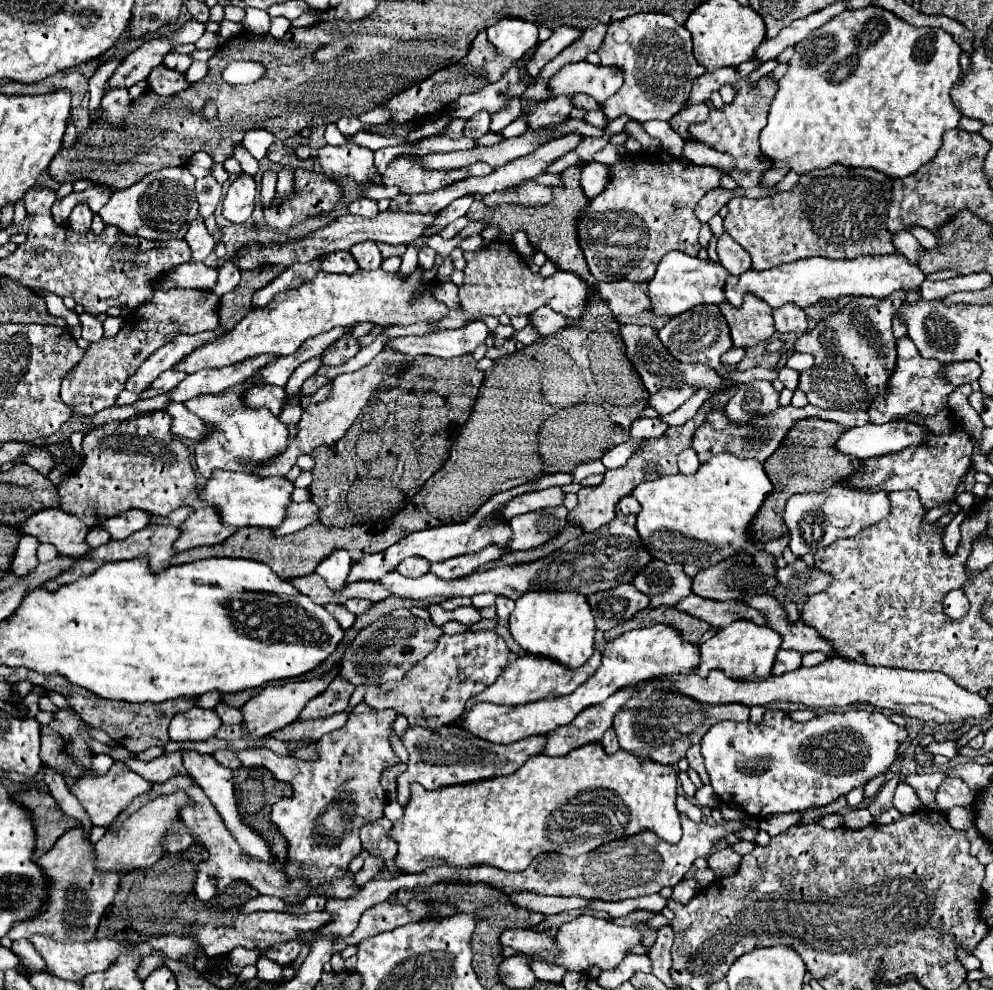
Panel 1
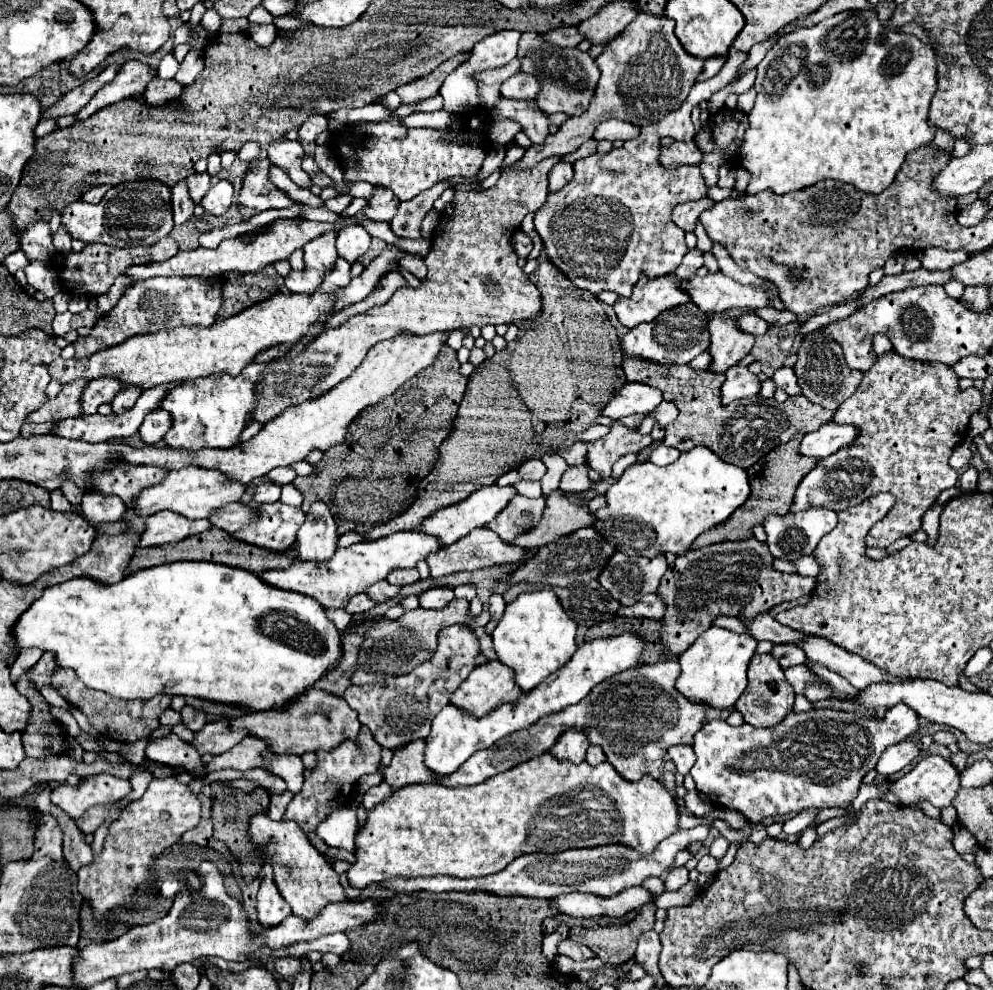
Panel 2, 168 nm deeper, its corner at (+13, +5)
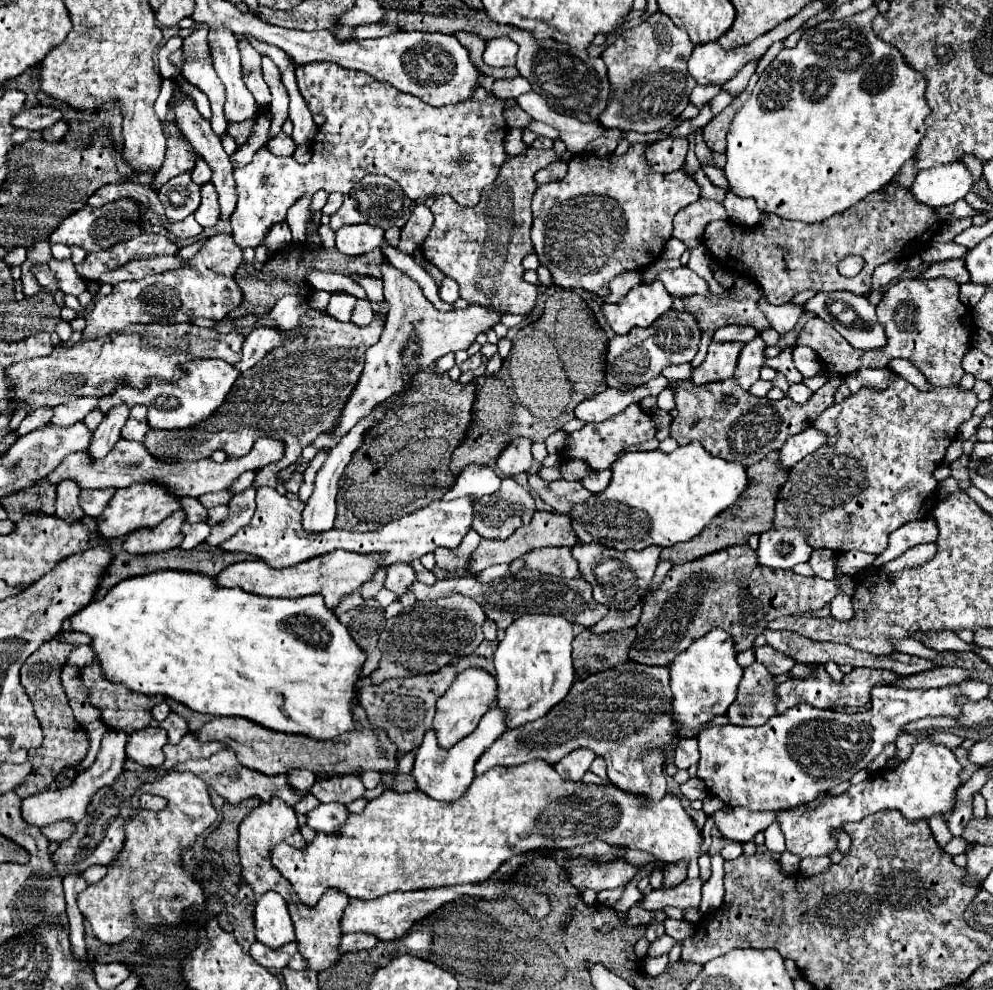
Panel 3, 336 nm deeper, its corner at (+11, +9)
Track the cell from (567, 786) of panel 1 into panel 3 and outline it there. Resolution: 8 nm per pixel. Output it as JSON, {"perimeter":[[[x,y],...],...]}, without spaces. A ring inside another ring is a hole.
{"perimeter":[[[531,761],[517,767],[493,767],[489,773],[475,777],[465,795],[453,803],[431,799],[423,791],[397,793],[387,789],[377,799],[369,801],[363,813],[349,815],[339,839],[333,835],[317,833],[313,843],[309,843],[305,849],[293,849],[287,843],[279,843],[271,851],[271,861],[295,887],[299,899],[313,907],[331,887],[345,891],[349,897],[375,899],[391,891],[417,891],[459,883],[481,883],[487,881],[503,861],[519,853],[543,847],[581,847],[597,839],[611,847],[647,851],[663,863],[689,859],[689,877],[699,876],[701,831],[691,821],[677,795],[665,793],[661,801],[653,801],[651,797],[637,797],[617,789],[609,781],[595,777],[591,771],[587,771],[581,781],[565,781],[553,769],[553,765],[545,761]]]}

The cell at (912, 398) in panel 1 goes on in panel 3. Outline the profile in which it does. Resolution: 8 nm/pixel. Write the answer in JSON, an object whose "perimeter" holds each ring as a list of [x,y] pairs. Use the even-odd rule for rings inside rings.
{"perimeter":[[[891,371],[887,389],[877,391],[873,387],[863,387],[857,393],[851,393],[845,401],[831,405],[813,423],[829,435],[829,443],[791,469],[775,505],[773,527],[801,527],[809,533],[809,545],[817,549],[831,549],[835,553],[857,549],[881,555],[891,531],[921,519],[937,505],[939,497],[933,471],[943,463],[947,447],[957,439],[959,425],[973,417],[977,403],[975,391],[963,391],[959,385],[931,385],[929,391],[919,391]]]}

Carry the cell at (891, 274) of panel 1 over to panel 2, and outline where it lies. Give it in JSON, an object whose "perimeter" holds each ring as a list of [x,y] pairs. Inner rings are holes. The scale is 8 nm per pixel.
{"perimeter":[[[723,273],[717,275],[691,275],[677,281],[677,287],[683,289],[691,303],[695,303],[703,313],[723,313],[731,307],[739,307],[743,311],[755,307],[771,307],[769,295],[761,287],[745,287]]]}

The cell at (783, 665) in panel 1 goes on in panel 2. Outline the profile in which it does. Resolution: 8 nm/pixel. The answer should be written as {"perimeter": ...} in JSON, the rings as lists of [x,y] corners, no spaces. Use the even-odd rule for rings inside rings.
{"perimeter":[[[769,653],[753,655],[753,659],[749,661],[747,677],[749,677],[747,689],[735,703],[735,711],[739,711],[743,715],[743,721],[753,727],[773,727],[773,725],[781,723],[793,711],[795,691],[789,685],[789,681],[785,679],[779,663]]]}

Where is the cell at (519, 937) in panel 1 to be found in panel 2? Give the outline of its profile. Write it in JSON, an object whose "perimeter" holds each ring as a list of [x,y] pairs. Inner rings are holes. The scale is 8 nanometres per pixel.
{"perimeter":[[[571,939],[561,941],[559,953],[571,957],[573,961],[587,961],[587,959],[593,959],[593,957],[595,957],[595,953],[593,953],[589,947],[585,947],[585,945],[581,945],[581,943],[575,943],[575,941],[571,941]]]}

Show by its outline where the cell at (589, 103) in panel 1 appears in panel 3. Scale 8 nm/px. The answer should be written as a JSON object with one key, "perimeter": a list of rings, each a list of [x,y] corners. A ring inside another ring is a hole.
{"perimeter":[[[525,31],[511,33],[509,37],[519,45],[515,67],[519,69],[521,77],[533,85],[533,91],[553,107],[553,111],[567,113],[579,121],[595,121],[599,117],[611,97],[607,67],[601,57],[591,57],[585,49],[569,49],[569,45],[563,41],[537,41],[531,33]]]}

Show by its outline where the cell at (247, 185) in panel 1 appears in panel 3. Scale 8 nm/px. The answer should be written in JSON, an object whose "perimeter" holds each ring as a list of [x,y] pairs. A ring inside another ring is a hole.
{"perimeter":[[[211,183],[201,187],[201,205],[195,213],[195,219],[203,227],[213,227],[219,219],[219,209],[217,209],[217,189],[213,189]]]}

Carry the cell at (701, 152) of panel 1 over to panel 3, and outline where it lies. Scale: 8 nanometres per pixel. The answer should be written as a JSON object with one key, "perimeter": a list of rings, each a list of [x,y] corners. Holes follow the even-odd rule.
{"perimeter":[[[665,137],[647,147],[645,157],[655,173],[673,173],[685,163],[689,141],[685,137]]]}

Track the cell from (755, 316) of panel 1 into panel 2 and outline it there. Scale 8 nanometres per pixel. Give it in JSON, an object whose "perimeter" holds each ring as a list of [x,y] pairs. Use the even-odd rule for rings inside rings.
{"perimeter":[[[715,313],[709,321],[709,333],[711,333],[711,365],[709,371],[713,373],[725,373],[727,369],[735,367],[743,357],[749,355],[753,349],[755,339],[747,337],[747,333],[739,333],[735,329],[735,319],[727,319],[721,313]]]}

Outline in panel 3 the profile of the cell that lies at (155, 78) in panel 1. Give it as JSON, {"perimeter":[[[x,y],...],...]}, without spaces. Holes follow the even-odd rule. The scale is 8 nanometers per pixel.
{"perimeter":[[[181,95],[181,97],[173,97],[169,101],[169,107],[175,115],[175,123],[179,125],[179,129],[183,131],[183,135],[193,143],[193,147],[201,153],[201,157],[205,159],[205,163],[213,169],[213,185],[217,187],[217,193],[219,193],[219,205],[221,205],[221,215],[223,217],[229,217],[233,213],[233,207],[235,207],[235,201],[237,201],[237,195],[235,195],[235,179],[233,179],[233,167],[231,167],[231,161],[229,161],[229,155],[223,151],[223,145],[221,145],[221,139],[213,133],[211,129],[211,121],[205,119],[199,111],[197,111],[197,105],[195,101],[189,97],[189,95]]]}

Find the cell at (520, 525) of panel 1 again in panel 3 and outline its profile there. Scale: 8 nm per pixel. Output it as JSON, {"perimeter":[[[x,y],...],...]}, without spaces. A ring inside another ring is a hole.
{"perimeter":[[[505,477],[497,493],[479,497],[475,503],[473,529],[485,539],[507,539],[515,529],[527,525],[533,513],[533,495],[515,479]]]}

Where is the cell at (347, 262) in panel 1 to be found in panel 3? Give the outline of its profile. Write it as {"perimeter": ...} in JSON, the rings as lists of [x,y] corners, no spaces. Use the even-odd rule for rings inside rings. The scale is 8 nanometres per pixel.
{"perimeter":[[[369,175],[363,181],[359,181],[347,195],[345,201],[341,205],[341,209],[337,213],[331,215],[331,223],[329,227],[333,231],[337,231],[343,225],[355,225],[355,223],[367,223],[367,225],[377,225],[381,229],[389,229],[393,225],[403,227],[411,215],[409,211],[411,199],[405,197],[405,193],[401,193],[401,187],[397,183],[393,183],[389,177],[381,177],[381,175]]]}

